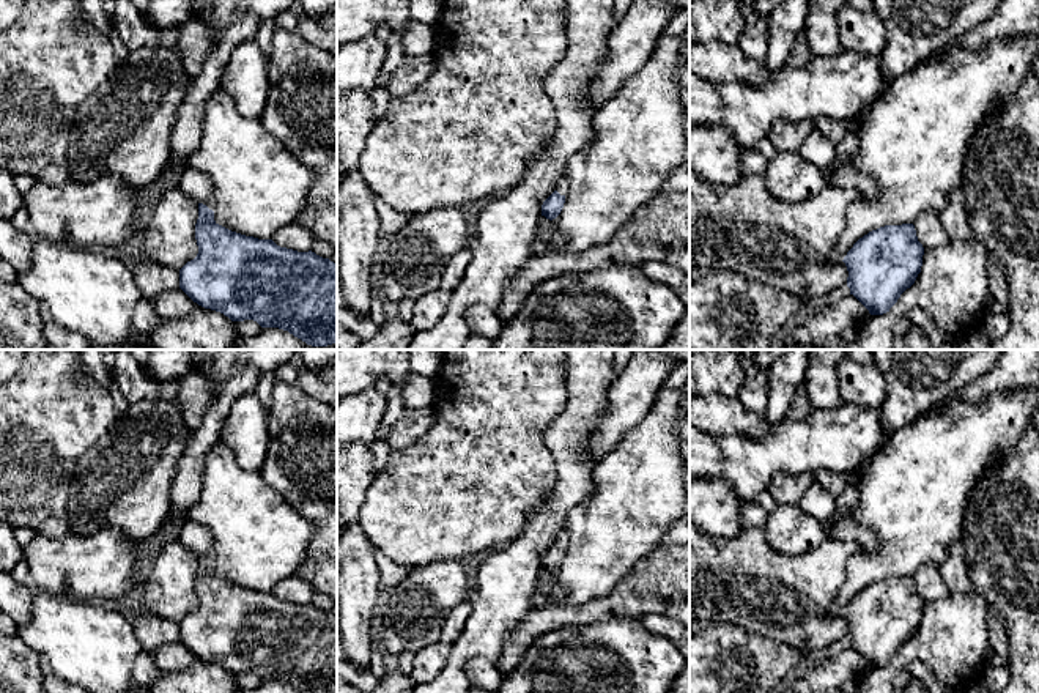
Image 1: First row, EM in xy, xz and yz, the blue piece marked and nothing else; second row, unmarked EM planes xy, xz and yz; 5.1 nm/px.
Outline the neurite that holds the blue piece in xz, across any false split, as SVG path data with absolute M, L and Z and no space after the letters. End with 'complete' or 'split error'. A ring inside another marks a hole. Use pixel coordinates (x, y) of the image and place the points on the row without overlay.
M562 529L557 534L556 543L543 554L542 569L545 569L549 573L556 572L564 561L567 547L568 547L568 532L567 529Z; split error

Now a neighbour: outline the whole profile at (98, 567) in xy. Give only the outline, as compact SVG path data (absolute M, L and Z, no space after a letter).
M102 528L88 536L49 539L36 534L22 547L28 586L74 602L113 602L135 584L135 565L143 542Z

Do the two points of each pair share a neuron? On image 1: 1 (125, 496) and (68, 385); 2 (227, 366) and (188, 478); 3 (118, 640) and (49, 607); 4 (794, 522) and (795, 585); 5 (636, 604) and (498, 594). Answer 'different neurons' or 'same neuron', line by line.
1: different neurons
2: same neuron
3: same neuron
4: different neurons
5: different neurons

